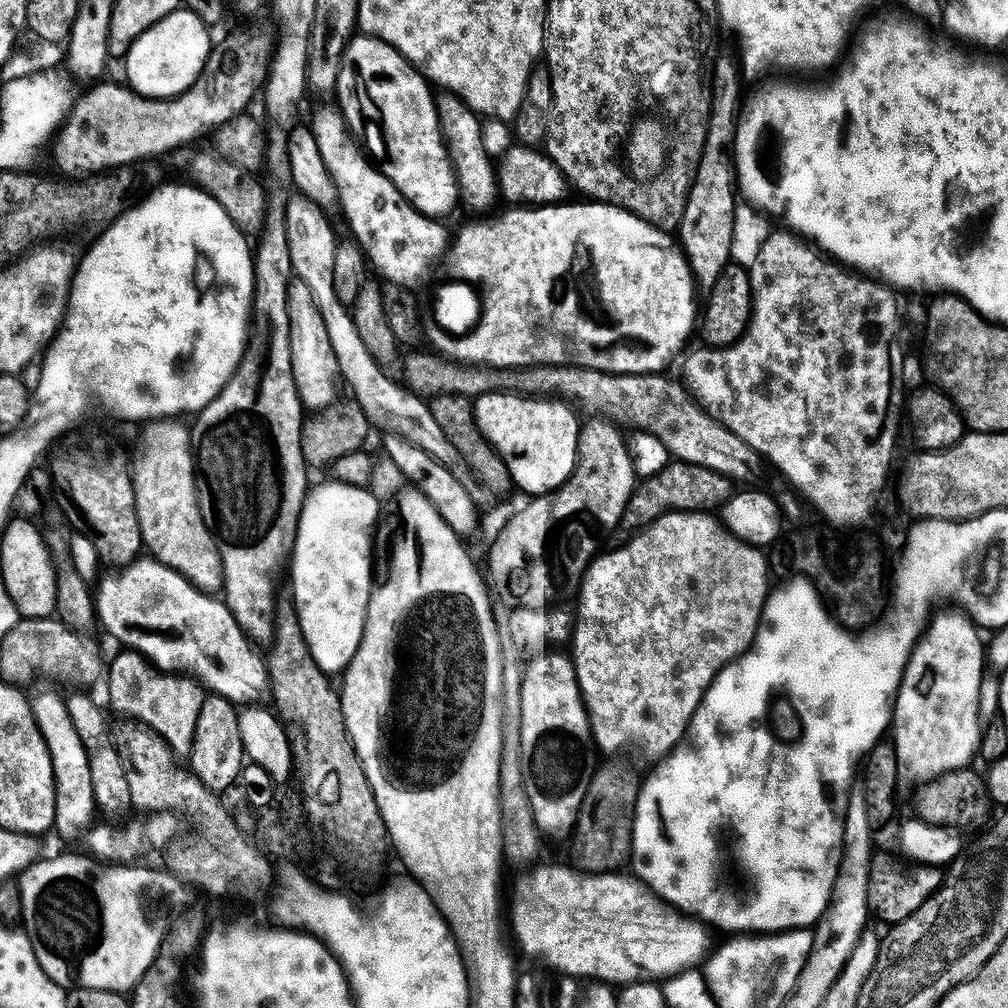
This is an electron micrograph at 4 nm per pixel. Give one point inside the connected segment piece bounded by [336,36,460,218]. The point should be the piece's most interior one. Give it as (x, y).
(380, 79)

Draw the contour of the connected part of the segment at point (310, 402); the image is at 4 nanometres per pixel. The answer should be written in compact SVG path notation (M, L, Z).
M298 277L290 280L288 290L289 312L295 325L294 372L299 395L307 409L322 411L337 401L340 368L333 352L328 330L316 307L314 296L306 282Z

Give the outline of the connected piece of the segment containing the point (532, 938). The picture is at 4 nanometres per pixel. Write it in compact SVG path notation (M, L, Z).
M572 866L538 869L529 878L520 901L512 908L512 928L521 948L534 959L545 960L550 967L568 976L585 976L588 982L613 986L638 984L645 978L660 982L703 965L709 955L709 929L700 920L665 903L640 880L628 874L620 875L624 874L585 875L582 878Z

